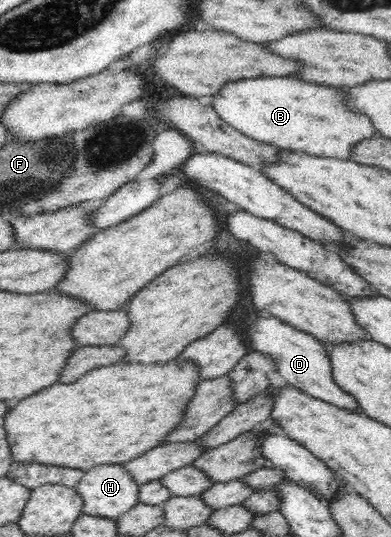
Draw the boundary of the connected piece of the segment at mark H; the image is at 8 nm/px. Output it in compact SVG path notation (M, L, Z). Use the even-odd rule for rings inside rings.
M104 464L86 471L85 476L74 488L83 497L84 504L81 514L115 519L137 504L139 486L140 484L133 479L133 476L129 475L129 471L123 465Z

